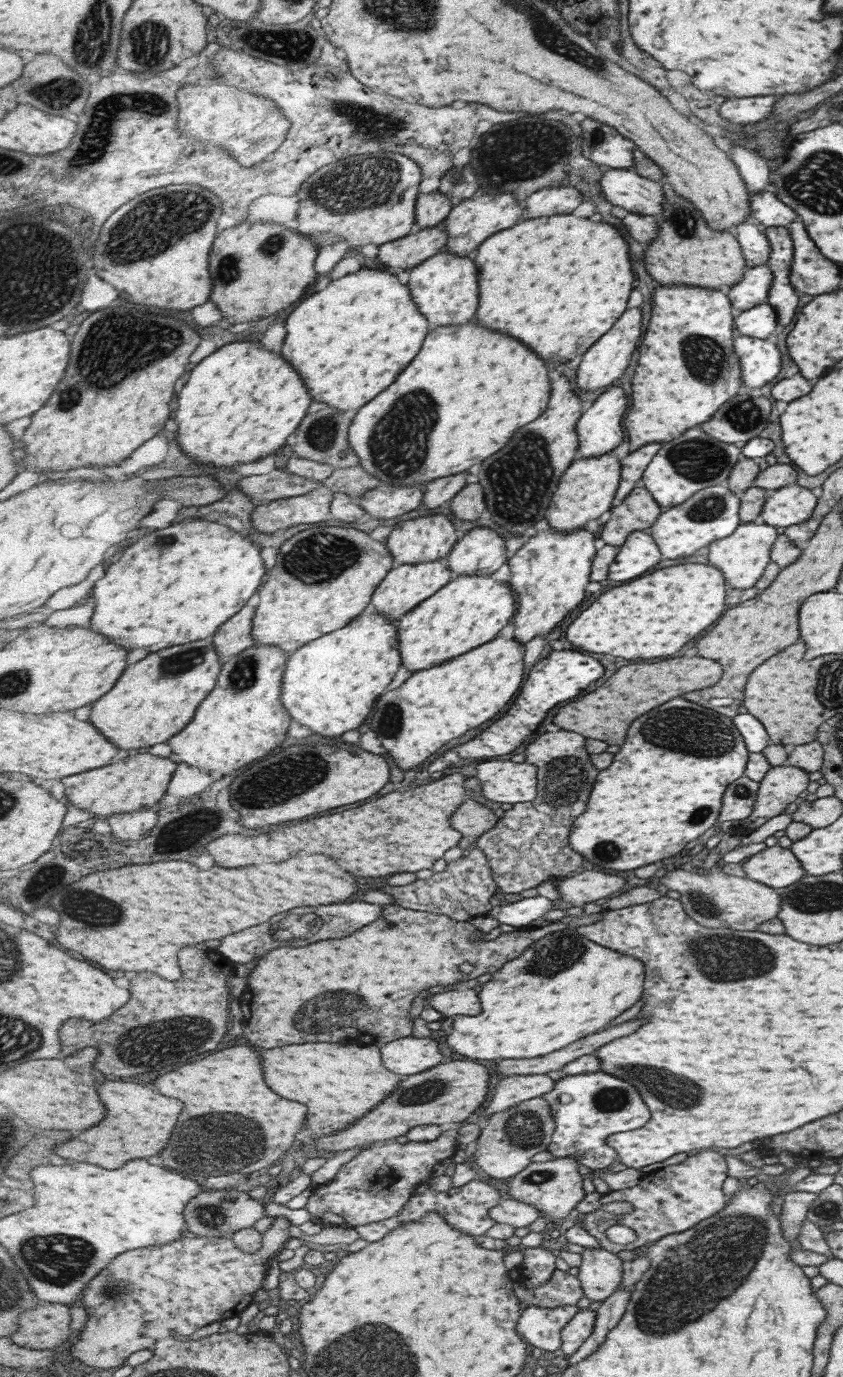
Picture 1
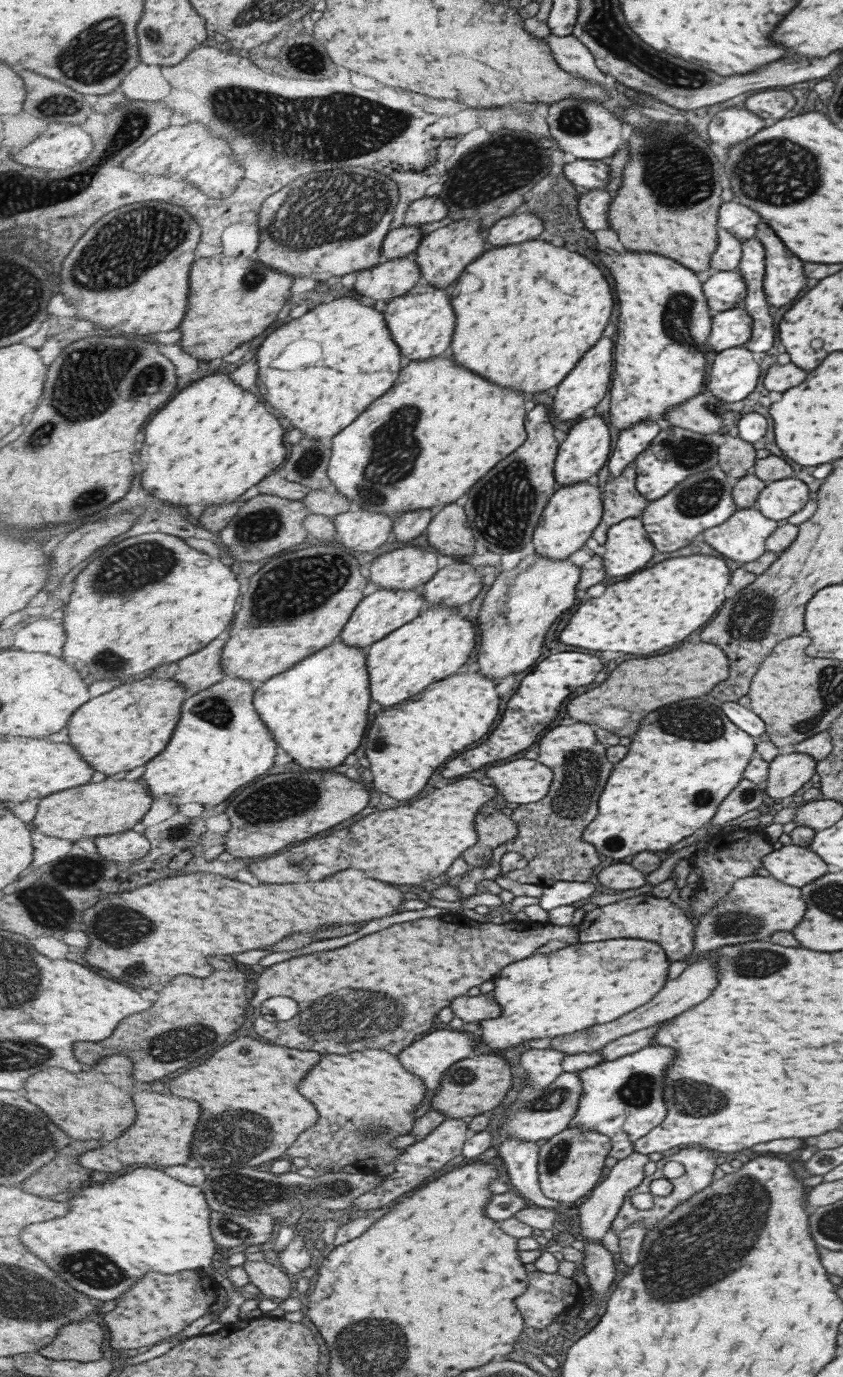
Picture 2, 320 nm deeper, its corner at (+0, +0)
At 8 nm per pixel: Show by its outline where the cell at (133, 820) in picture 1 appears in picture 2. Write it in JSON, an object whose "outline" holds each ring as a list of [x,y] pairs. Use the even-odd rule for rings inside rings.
{"outline":[[[131,830],[125,833],[97,837],[95,842],[98,851],[107,860],[121,864],[141,860],[151,850],[151,842],[147,840],[145,834],[138,834]]]}

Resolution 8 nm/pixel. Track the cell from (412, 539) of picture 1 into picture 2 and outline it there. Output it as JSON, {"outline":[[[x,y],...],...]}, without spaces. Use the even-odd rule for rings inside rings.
{"outline":[[[428,544],[419,546],[406,546],[379,555],[371,565],[369,581],[379,589],[387,590],[415,590],[423,588],[440,571],[439,554]]]}

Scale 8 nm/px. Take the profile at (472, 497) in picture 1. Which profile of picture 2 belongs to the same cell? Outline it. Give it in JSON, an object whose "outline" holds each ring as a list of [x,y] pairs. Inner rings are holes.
{"outline":[[[448,504],[433,517],[425,534],[425,543],[443,556],[459,560],[475,552],[475,531],[463,506]]]}

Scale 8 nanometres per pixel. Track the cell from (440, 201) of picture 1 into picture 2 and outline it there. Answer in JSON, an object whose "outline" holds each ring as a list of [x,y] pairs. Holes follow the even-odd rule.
{"outline":[[[423,225],[401,226],[389,231],[384,240],[383,255],[388,260],[403,258],[415,254],[421,241],[424,240]]]}

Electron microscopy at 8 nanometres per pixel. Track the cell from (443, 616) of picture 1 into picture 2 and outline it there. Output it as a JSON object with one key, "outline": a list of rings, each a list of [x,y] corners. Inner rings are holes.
{"outline":[[[441,604],[428,606],[415,621],[388,634],[367,649],[368,671],[372,679],[372,700],[385,708],[400,705],[411,697],[423,693],[433,683],[455,675],[471,658],[468,654],[473,654],[477,646],[477,636],[480,636],[479,622],[470,622],[460,616],[458,608],[443,607]]]}

